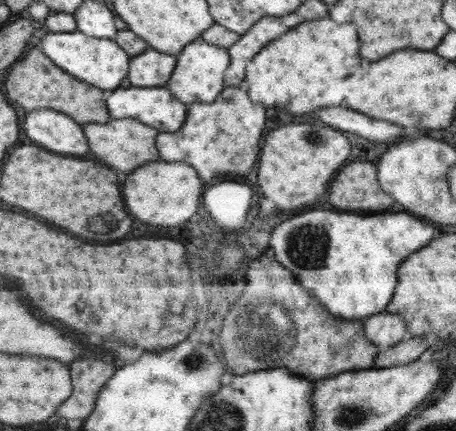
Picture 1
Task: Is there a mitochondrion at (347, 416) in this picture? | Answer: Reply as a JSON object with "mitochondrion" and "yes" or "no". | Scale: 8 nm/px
{"mitochondrion":"yes"}

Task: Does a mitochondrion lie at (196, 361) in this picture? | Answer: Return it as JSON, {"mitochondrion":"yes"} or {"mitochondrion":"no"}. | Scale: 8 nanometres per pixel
{"mitochondrion":"yes"}

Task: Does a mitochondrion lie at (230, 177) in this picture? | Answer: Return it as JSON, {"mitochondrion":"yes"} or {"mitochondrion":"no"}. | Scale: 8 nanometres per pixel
{"mitochondrion":"no"}

